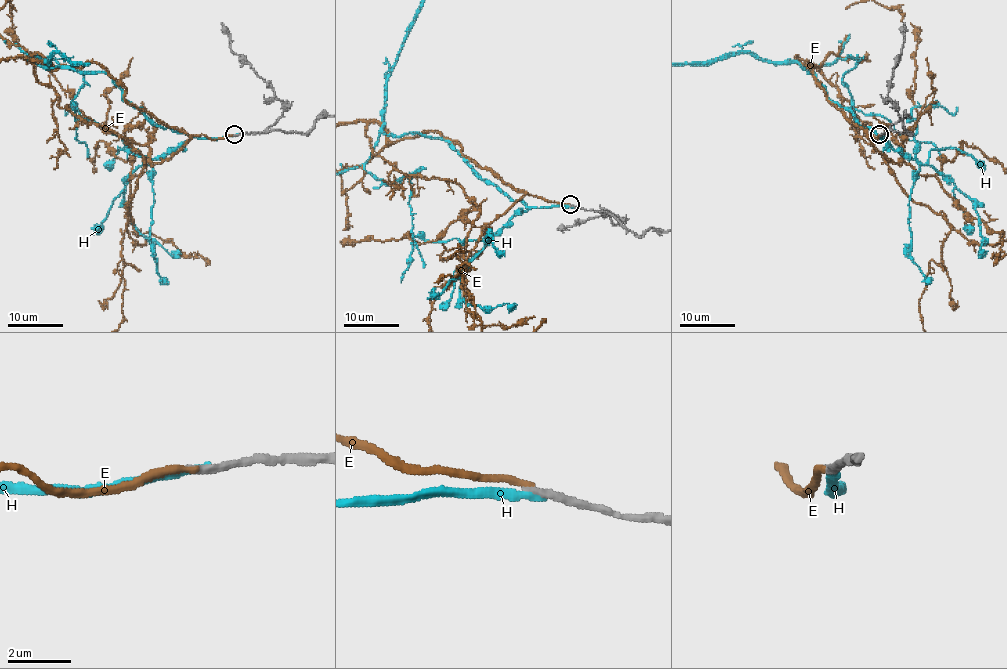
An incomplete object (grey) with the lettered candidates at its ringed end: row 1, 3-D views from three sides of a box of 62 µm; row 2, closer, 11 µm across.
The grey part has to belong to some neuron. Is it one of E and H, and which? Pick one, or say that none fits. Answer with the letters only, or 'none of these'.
E

